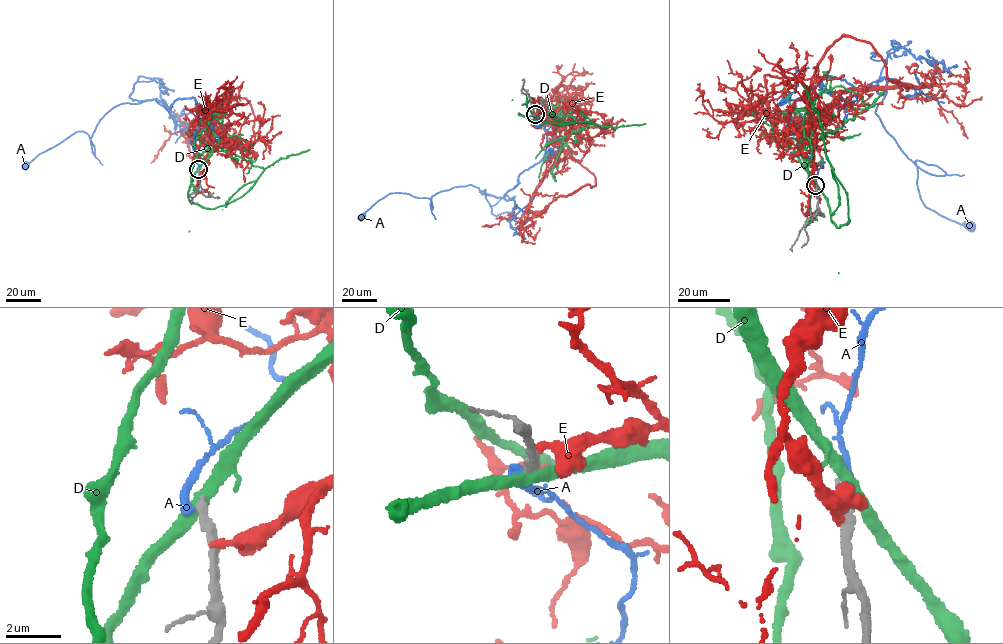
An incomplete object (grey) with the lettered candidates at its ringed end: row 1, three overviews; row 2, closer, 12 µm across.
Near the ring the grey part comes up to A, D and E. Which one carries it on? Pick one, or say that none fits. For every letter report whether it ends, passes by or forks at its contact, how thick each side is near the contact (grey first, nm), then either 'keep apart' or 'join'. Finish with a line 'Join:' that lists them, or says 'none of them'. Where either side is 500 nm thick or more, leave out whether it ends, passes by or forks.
A: it ends there; 340 nm thick on the grey side, 360 nm on the other; keep apart
D: it passes by; 340 nm thick on the grey side, 420 nm on the other; keep apart
E: it ends there; 340 nm thick on the grey side, 320 nm on the other; keep apart
Join: none of them

